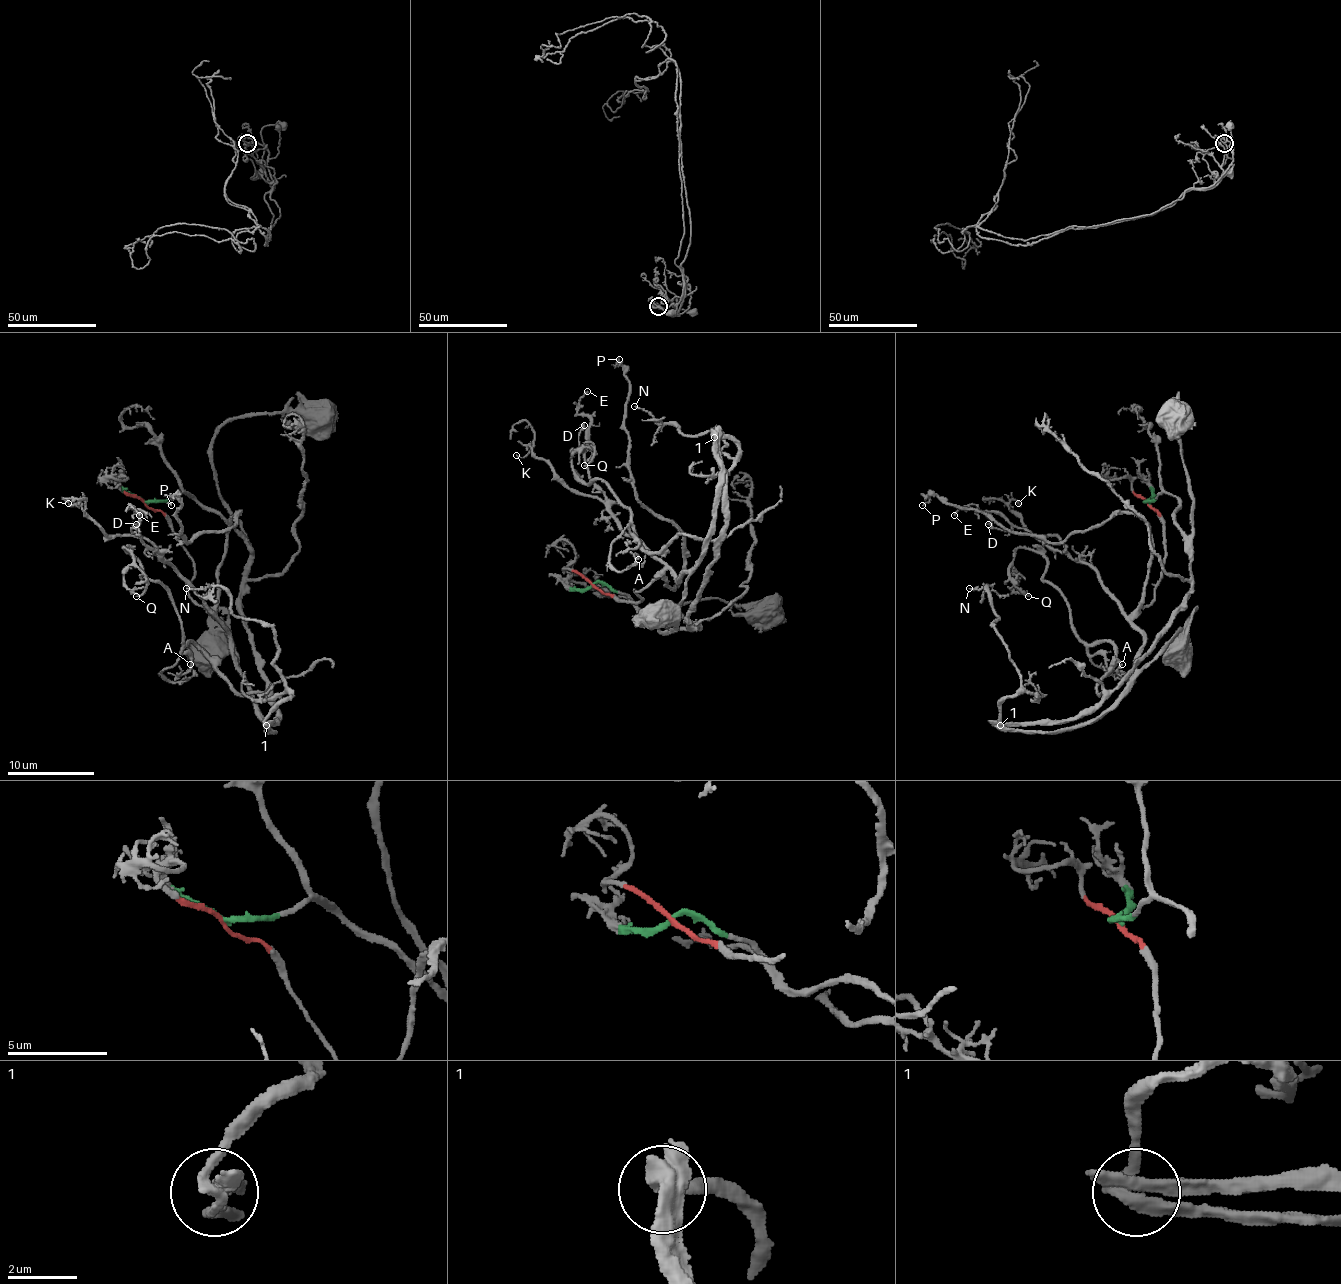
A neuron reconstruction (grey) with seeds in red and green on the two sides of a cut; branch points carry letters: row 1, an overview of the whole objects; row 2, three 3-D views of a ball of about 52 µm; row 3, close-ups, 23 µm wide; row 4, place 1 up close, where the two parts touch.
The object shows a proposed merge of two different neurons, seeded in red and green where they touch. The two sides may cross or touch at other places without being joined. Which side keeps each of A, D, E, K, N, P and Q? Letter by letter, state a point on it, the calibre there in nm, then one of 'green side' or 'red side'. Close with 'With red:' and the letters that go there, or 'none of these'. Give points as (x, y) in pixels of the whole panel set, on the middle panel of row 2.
A: at (638, 559); 150 nm thick; green side
D: at (584, 425); 160 nm thick; red side
E: at (587, 391); 140 nm thick; red side
K: at (516, 455); 130 nm thick; red side
N: at (634, 406); 130 nm thick; red side
P: at (619, 359); 130 nm thick; red side
Q: at (584, 465); 130 nm thick; green side
With red: D, E, K, N, P

